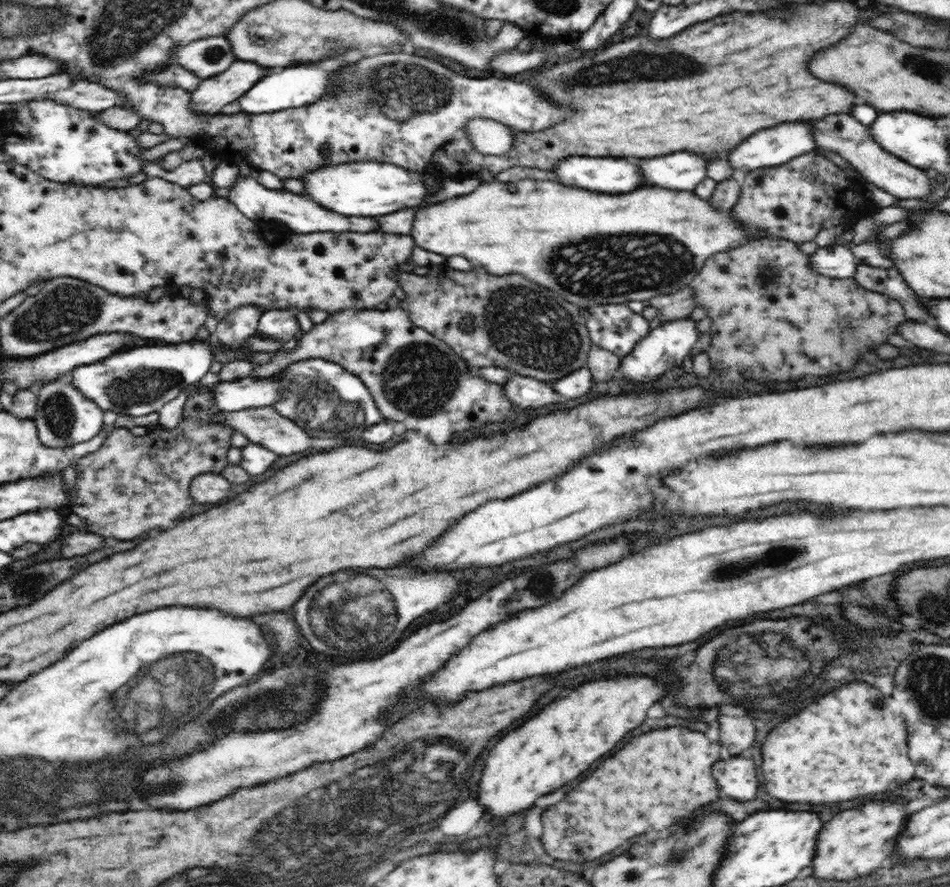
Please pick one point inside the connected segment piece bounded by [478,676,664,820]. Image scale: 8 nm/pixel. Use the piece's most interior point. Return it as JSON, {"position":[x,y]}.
{"position":[563,741]}

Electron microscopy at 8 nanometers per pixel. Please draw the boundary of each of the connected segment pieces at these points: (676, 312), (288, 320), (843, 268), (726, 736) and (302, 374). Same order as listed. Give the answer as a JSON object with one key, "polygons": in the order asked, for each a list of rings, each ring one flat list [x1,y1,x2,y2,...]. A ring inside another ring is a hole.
{"polygons":[[[685,285,674,294,657,294,648,300,649,304,658,310,658,320,661,323,686,319,694,308,697,307,693,290]],[[291,309,264,311,257,324,257,335,286,342,300,332,296,312]],[[840,243,820,247,810,255,812,269,827,278,850,279,856,275,856,258]],[[720,716,720,742,732,756,738,756,754,742,754,722,746,716]],[[309,358,288,366,284,371,286,392,274,404,281,416,297,422,314,436,312,447,325,450,325,438,358,438,366,426,372,426,384,420,377,402,368,387,338,363,322,358]]]}

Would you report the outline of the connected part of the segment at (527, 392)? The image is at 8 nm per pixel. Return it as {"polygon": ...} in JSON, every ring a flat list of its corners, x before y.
{"polygon":[[512,374,502,385,506,397,518,408,544,408,560,402,560,394,554,391,550,382]]}

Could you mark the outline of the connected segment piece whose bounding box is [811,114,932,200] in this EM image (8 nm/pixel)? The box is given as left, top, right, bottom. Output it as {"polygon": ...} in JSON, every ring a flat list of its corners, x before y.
{"polygon":[[831,114,822,117,813,121,811,131,816,149,835,152,843,157,865,182,872,182,878,188,882,188,900,200,910,198,922,200,931,194,930,174,915,168,909,162,902,161,881,148,874,141,870,129,865,124,859,123,852,115]]}

